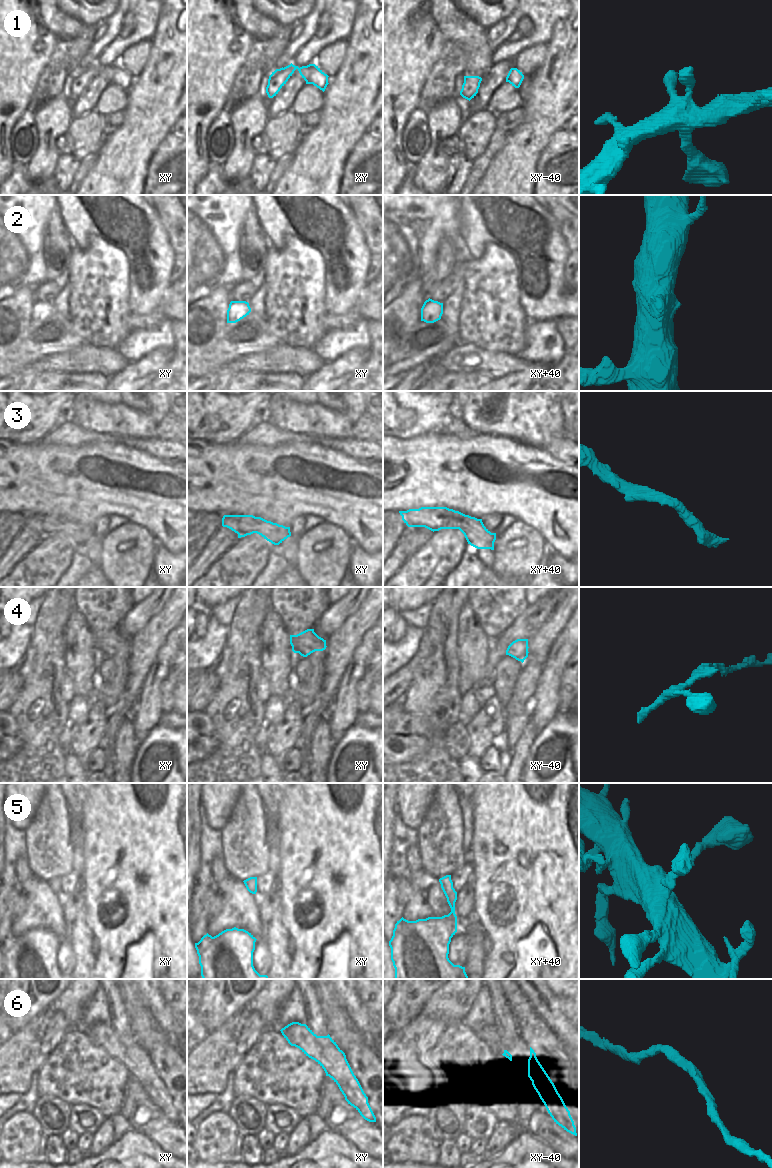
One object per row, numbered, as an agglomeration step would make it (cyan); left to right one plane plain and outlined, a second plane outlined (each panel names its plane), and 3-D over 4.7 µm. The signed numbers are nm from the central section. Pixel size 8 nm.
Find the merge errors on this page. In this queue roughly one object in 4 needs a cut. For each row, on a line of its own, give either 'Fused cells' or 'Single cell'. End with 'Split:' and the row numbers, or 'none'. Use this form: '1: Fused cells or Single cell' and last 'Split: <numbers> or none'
1: Single cell
2: Single cell
3: Single cell
4: Single cell
5: Single cell
6: Single cell
Split: none.

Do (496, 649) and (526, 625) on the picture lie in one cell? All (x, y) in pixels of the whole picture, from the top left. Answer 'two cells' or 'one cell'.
one cell

